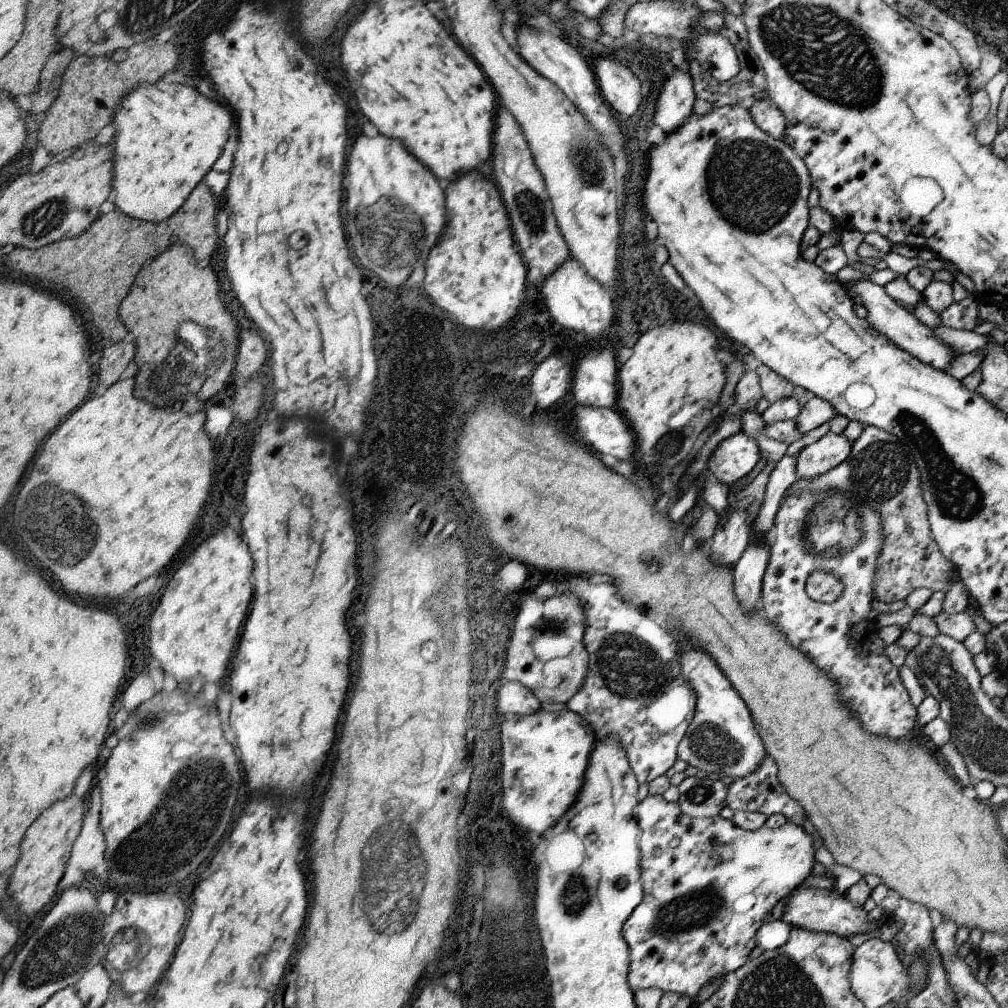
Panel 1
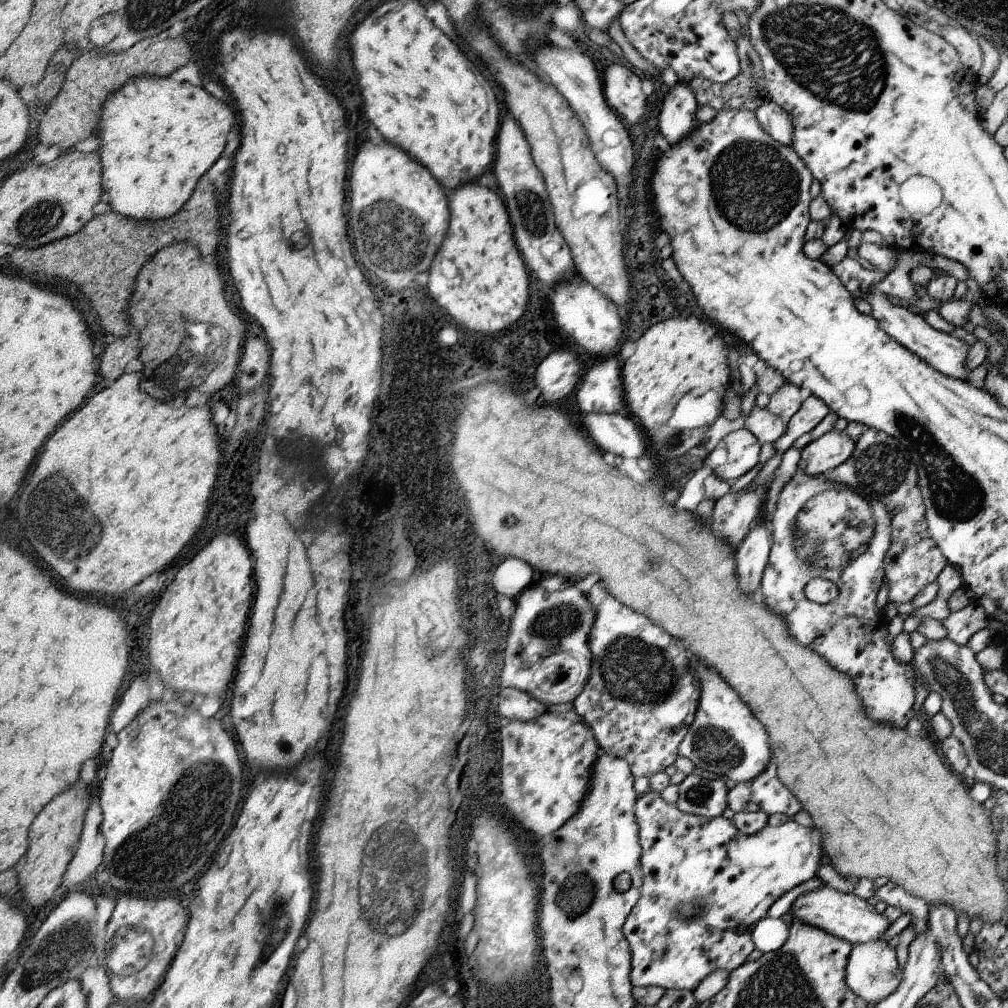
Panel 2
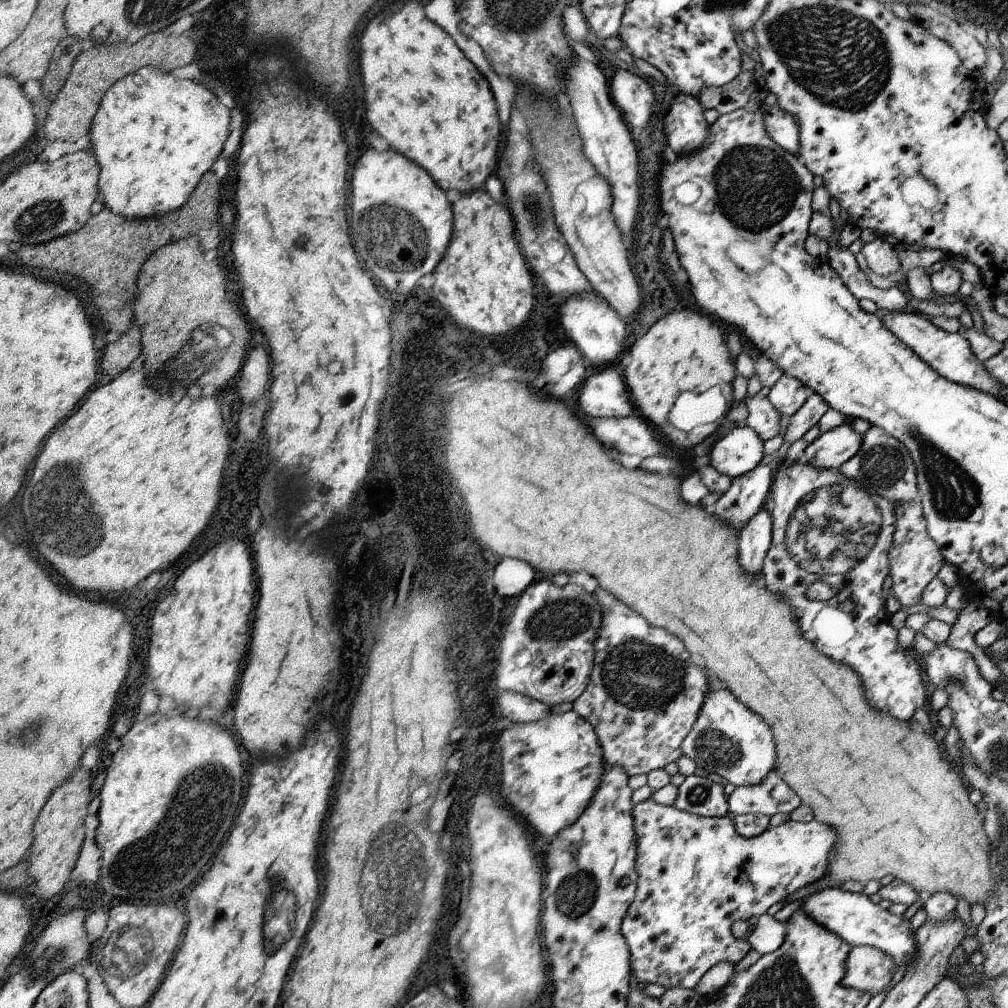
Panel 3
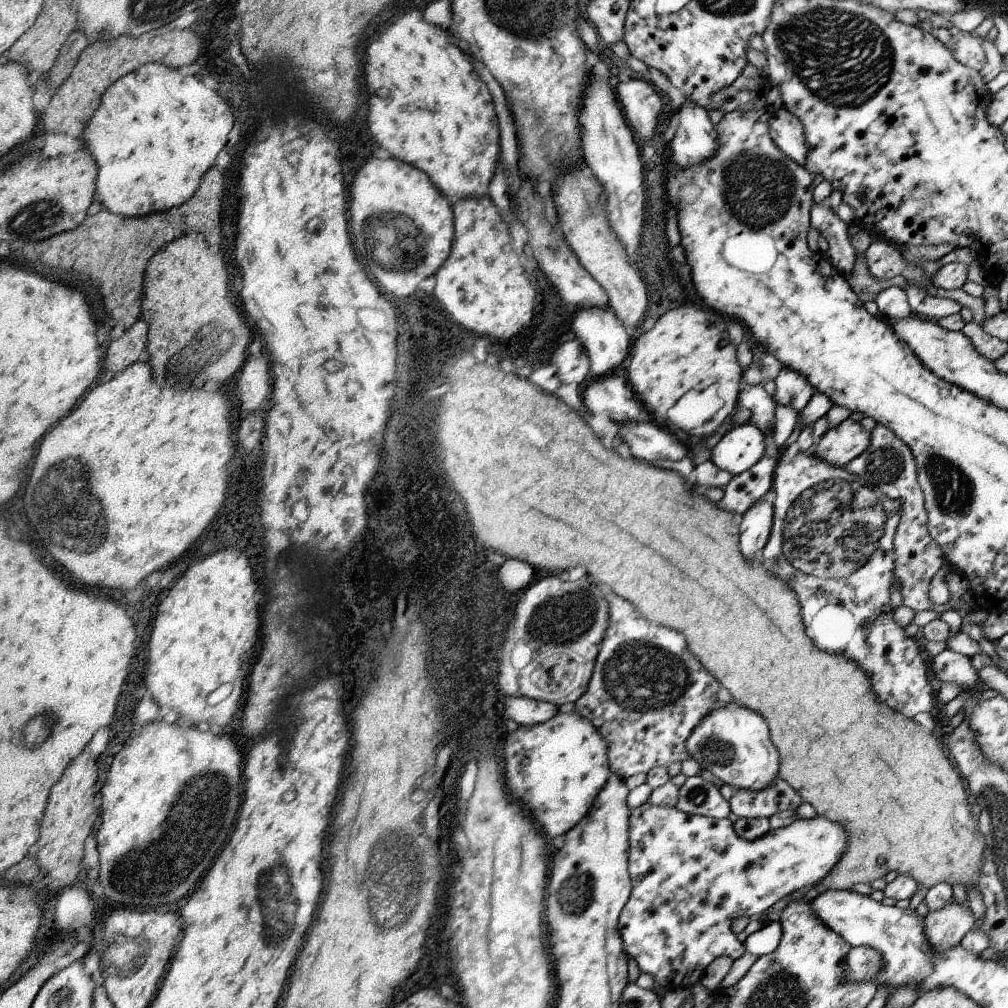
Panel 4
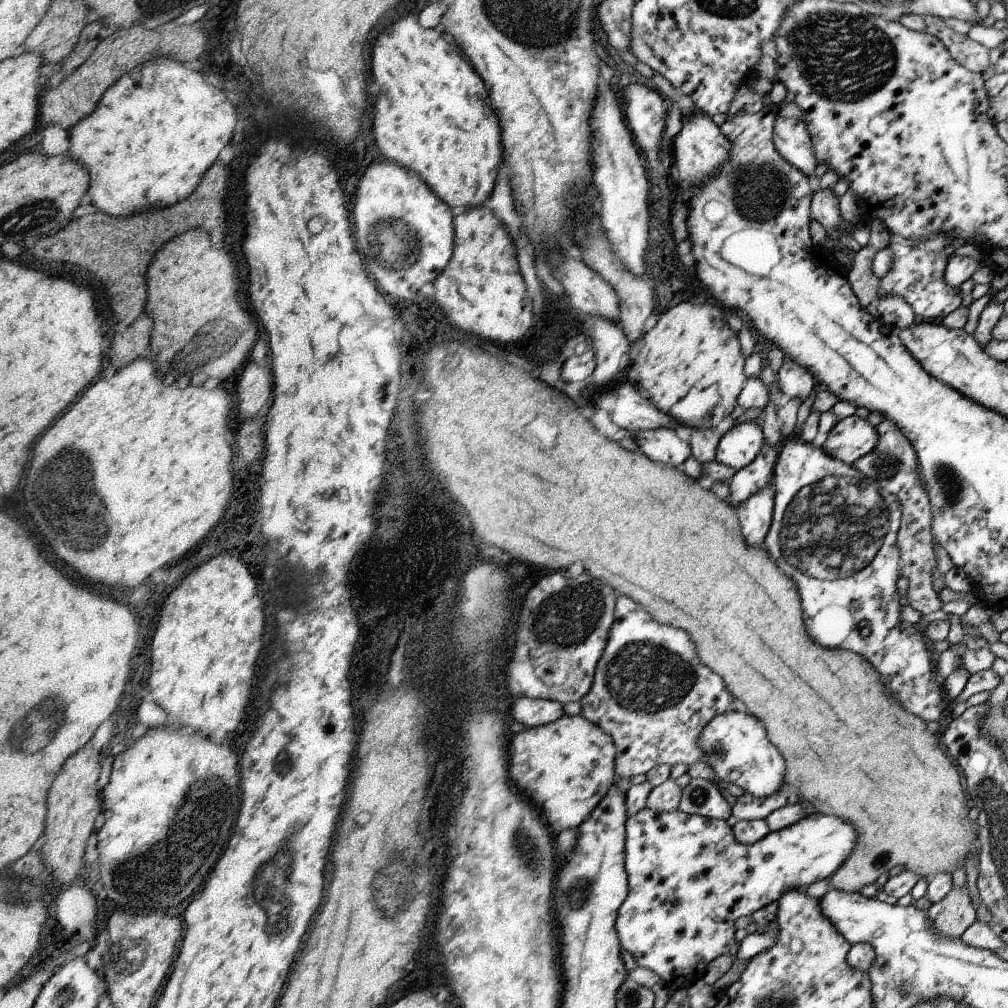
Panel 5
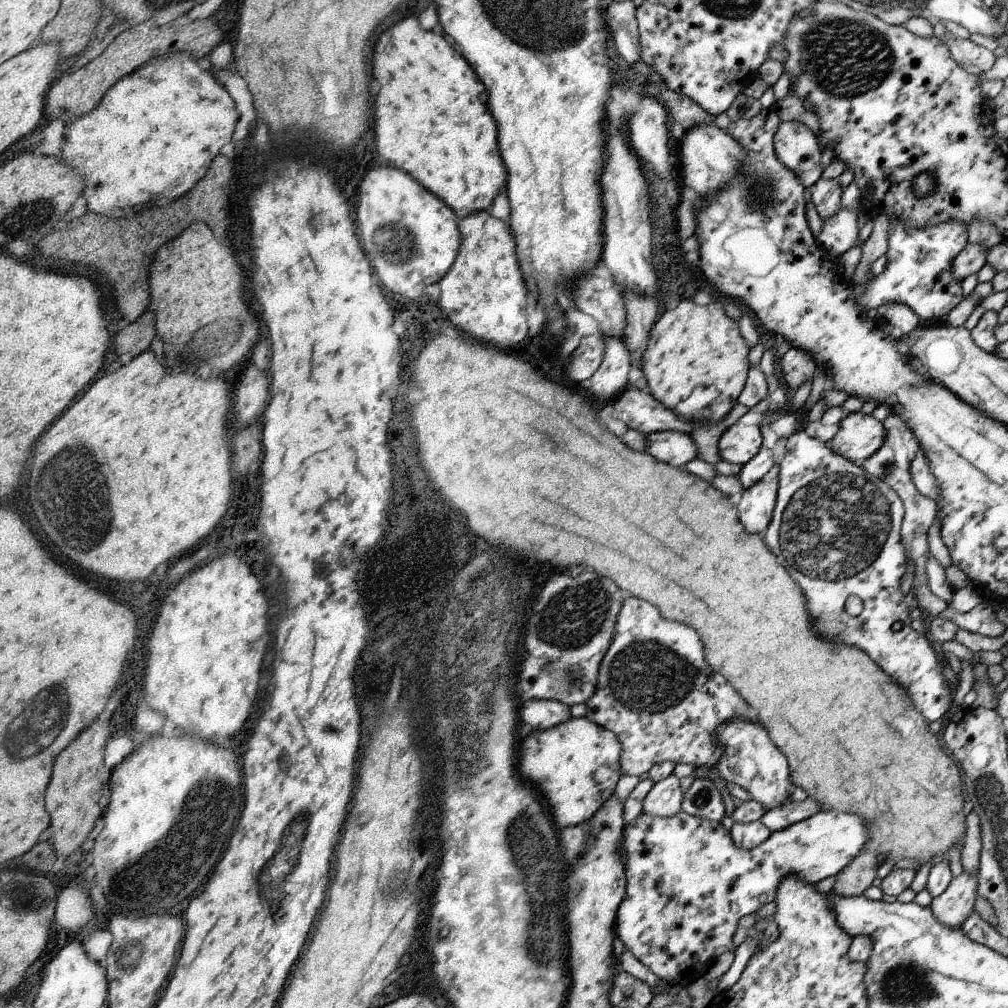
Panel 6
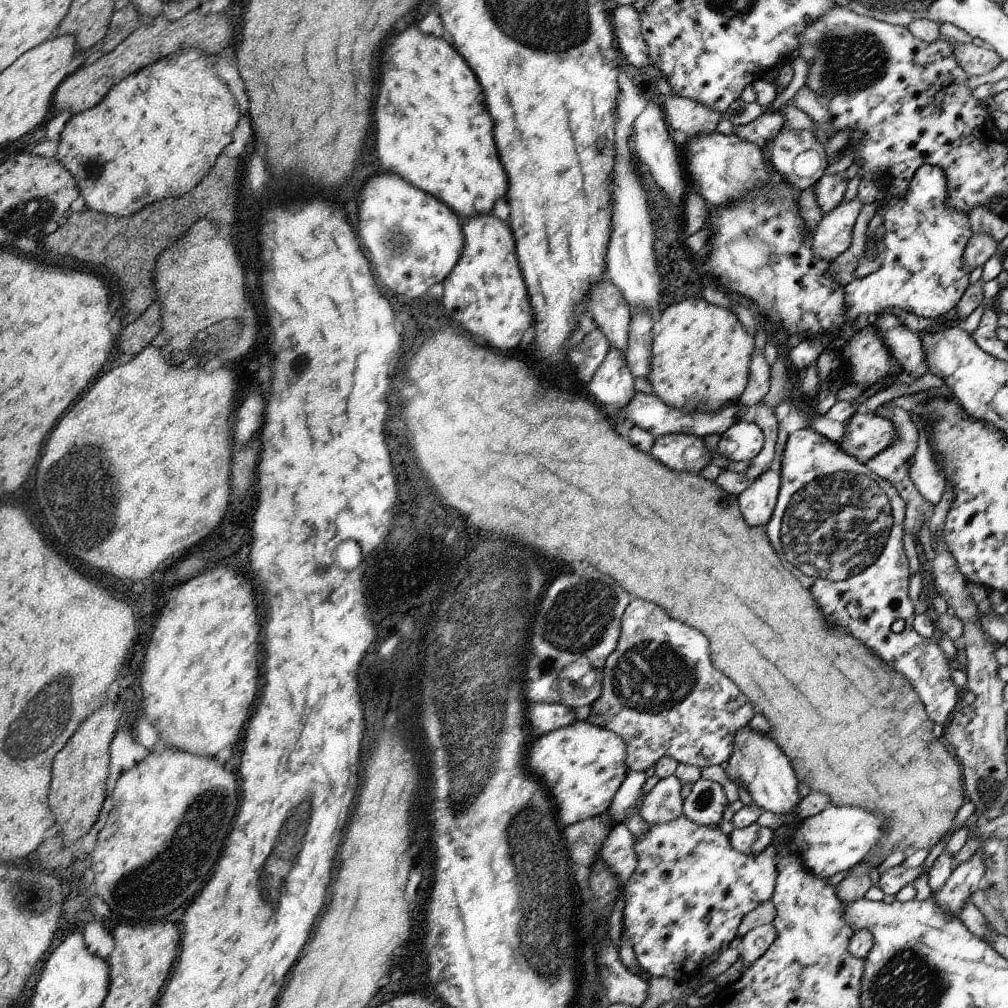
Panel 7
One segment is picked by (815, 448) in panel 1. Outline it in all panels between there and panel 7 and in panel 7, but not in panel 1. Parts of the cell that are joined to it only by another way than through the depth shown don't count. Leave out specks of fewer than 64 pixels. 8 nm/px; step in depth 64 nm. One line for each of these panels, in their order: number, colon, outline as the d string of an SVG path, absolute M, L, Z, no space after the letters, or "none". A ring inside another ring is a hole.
2: M827 432L815 442L801 448L801 458L797 462L797 470L807 476L825 476L835 470L839 464L851 458L855 450L855 442L843 432Z
3: M841 424L825 434L819 434L807 444L799 464L809 464L817 470L839 470L841 464L851 460L861 446L861 436L851 430L851 424Z
4: M845 420L835 428L829 428L821 440L809 448L809 456L815 456L821 462L827 462L829 466L843 468L853 458L861 456L861 452L867 450L871 432L865 432L859 422Z
5: M849 416L829 430L821 448L833 460L843 462L845 466L853 466L853 462L875 448L877 440L877 428L873 428L867 420Z
6: M849 414L837 424L837 428L837 434L827 442L827 446L855 466L861 466L865 458L871 458L885 440L883 422L877 422L871 414Z
7: M857 410L845 424L843 438L837 446L859 464L865 464L883 452L893 440L897 440L897 428L889 420L875 412Z

